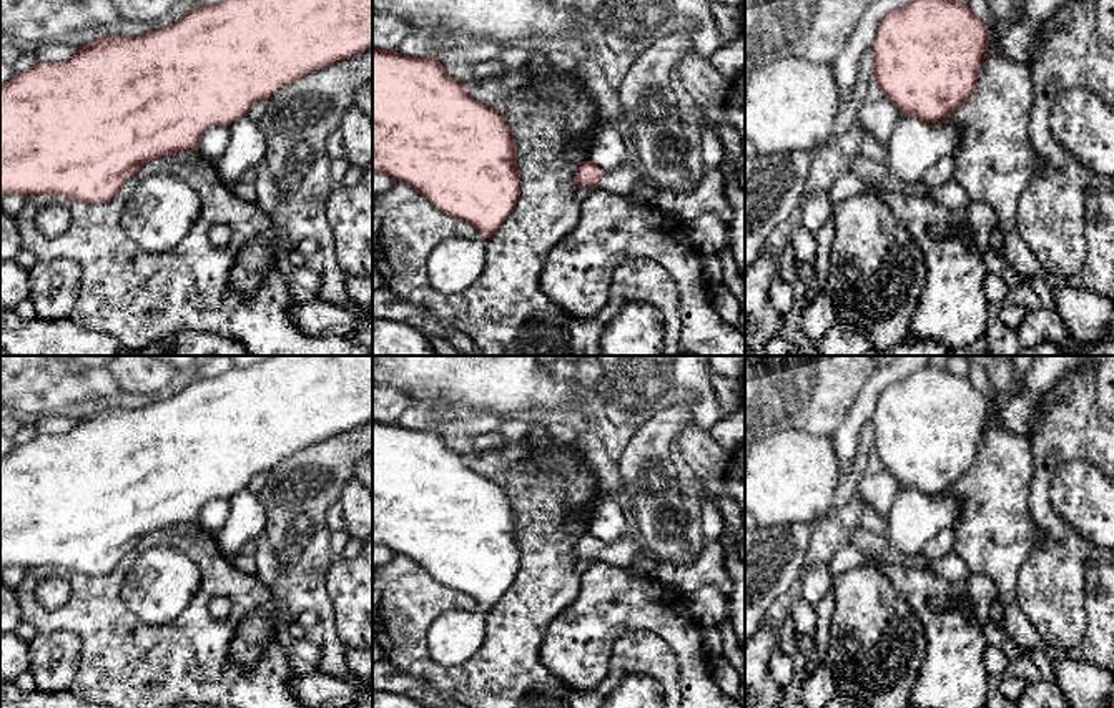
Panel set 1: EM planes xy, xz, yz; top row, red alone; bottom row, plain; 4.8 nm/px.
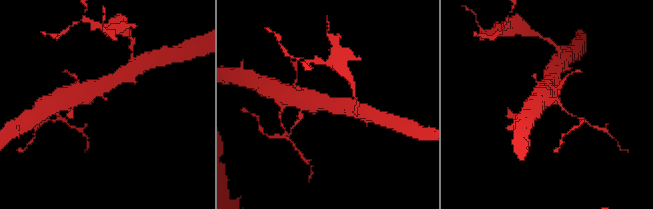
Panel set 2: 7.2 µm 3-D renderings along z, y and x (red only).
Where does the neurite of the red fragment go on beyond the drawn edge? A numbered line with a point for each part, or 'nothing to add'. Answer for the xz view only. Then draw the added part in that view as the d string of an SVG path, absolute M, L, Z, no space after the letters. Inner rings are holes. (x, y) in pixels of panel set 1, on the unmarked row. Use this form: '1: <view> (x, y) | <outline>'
1: xz (624, 552) | M627 535L617 540L615 543L604 542L600 560L614 567L627 568L637 560L637 557L643 550L645 548L637 537Z

